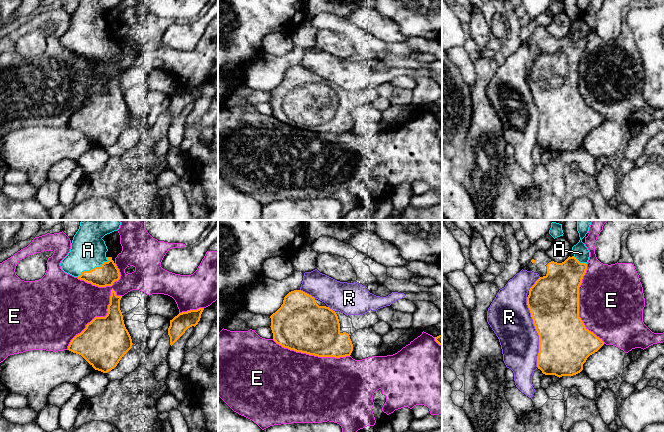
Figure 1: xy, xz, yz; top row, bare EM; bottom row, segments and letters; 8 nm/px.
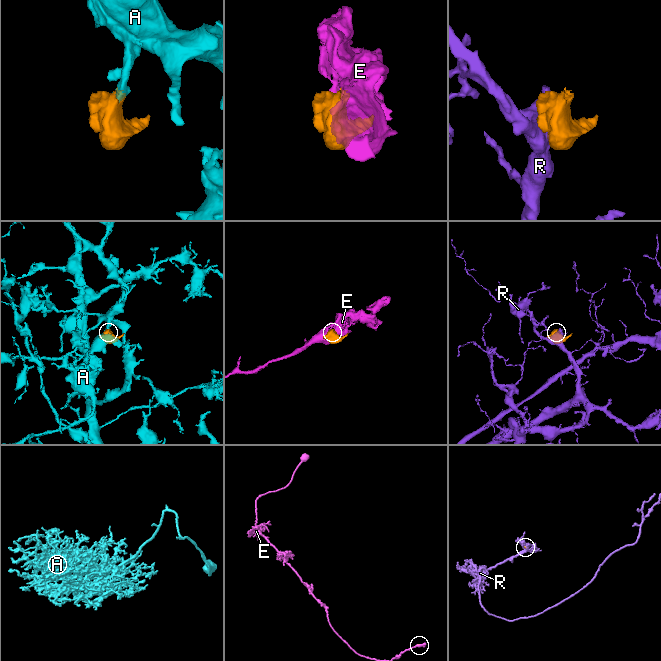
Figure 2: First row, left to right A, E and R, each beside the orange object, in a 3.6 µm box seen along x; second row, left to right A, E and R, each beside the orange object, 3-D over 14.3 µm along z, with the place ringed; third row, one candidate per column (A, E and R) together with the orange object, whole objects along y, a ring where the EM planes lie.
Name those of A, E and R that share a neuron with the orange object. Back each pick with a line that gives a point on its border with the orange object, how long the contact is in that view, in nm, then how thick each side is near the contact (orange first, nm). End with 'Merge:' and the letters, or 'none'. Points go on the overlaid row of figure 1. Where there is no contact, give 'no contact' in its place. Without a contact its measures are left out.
A: meets orange in xy at (94, 268); contact 300 nm long; 170 nm thick on the orange side, 280 nm on the other
Merge: A

